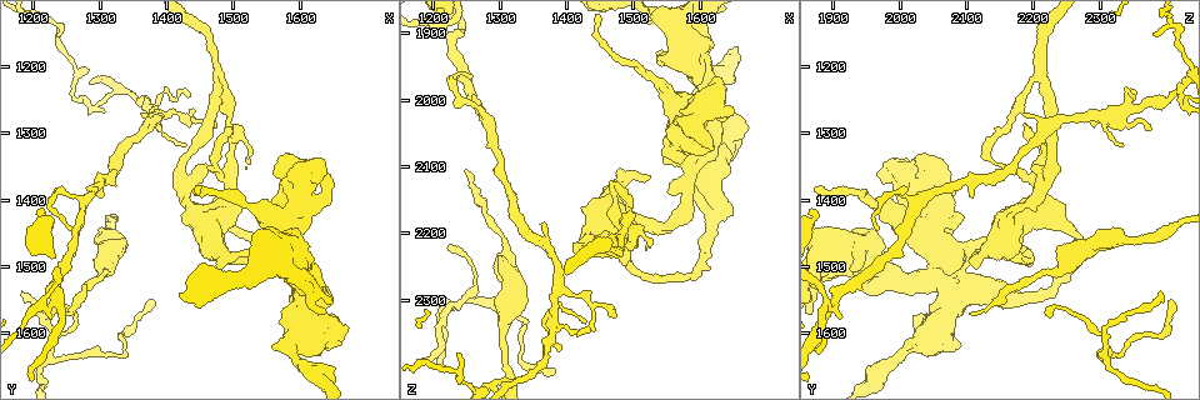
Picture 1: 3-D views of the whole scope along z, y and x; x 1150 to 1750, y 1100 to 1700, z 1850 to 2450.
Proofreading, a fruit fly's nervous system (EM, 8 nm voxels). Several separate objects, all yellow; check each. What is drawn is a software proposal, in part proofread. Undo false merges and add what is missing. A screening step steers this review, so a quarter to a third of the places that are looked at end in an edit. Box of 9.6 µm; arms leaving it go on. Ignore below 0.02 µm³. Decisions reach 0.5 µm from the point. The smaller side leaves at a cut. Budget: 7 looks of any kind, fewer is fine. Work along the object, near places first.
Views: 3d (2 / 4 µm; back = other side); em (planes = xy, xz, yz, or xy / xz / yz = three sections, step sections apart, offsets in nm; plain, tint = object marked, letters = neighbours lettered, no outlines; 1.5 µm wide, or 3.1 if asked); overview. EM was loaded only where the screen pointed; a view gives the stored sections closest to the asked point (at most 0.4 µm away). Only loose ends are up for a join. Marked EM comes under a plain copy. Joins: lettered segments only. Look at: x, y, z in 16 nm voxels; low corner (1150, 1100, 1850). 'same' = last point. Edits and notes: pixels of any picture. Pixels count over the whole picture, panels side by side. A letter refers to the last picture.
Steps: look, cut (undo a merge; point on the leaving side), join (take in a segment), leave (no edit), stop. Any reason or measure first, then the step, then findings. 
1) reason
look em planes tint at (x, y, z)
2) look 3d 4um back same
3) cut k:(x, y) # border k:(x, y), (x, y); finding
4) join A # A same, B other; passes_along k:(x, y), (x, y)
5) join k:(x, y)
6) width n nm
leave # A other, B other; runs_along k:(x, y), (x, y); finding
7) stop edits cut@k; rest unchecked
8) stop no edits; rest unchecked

thin end
look em yz step 4 letters at (1240, 1155, 2375)

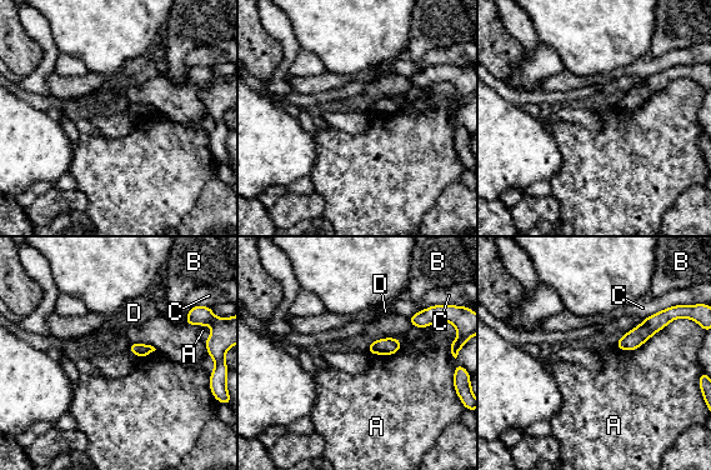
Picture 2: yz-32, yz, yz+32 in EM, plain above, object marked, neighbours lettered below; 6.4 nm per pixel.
leave # A other, B other, C other, D other; no lettered segment goes on from it

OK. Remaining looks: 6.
tapers out
look 3d 2um at (1385, 1555, 2405)

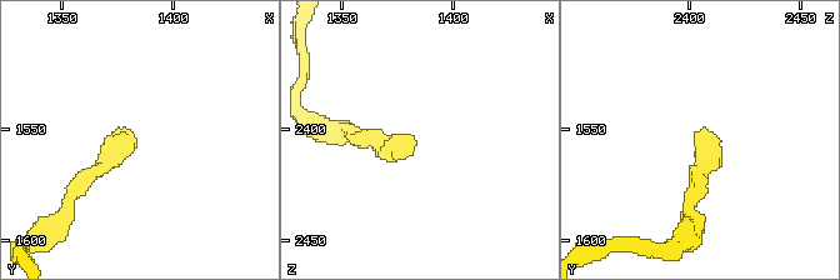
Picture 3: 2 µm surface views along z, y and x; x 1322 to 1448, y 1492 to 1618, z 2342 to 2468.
look em planes letters at (1381, 1555, 2405)

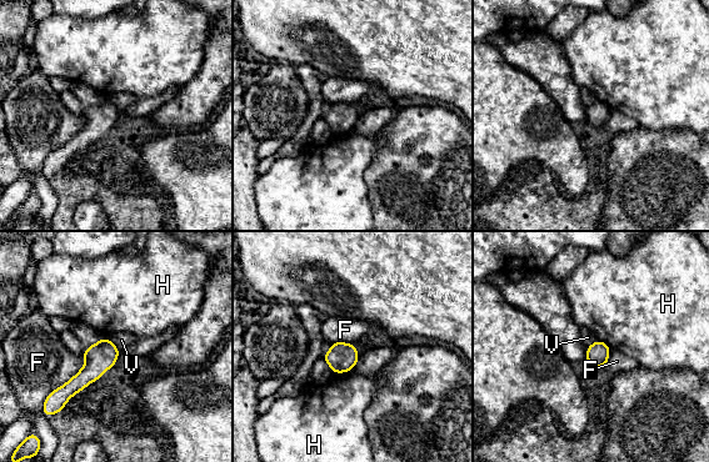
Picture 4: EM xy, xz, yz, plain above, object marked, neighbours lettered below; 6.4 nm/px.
leave # F other, H other, V other; runs_along 4:(114, 350), (75, 385), (55, 398); no lettered segment goes on from it

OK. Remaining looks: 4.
long arm stops here
look em xz step 4 tint at (1250, 1575, 2110)

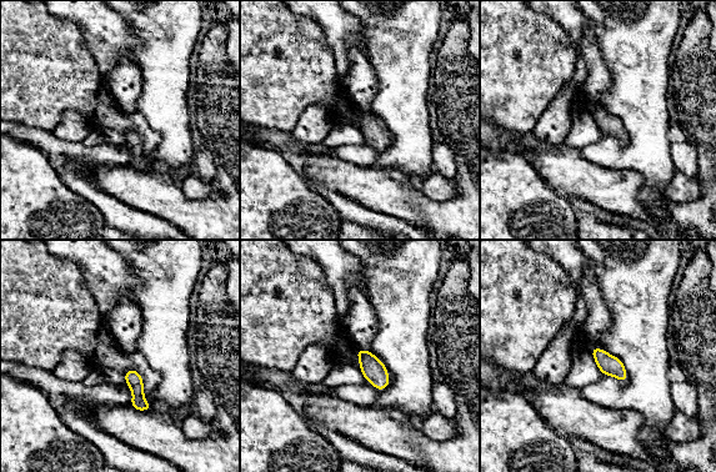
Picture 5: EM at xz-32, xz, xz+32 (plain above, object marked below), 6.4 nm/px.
look em xy step 4 letters same

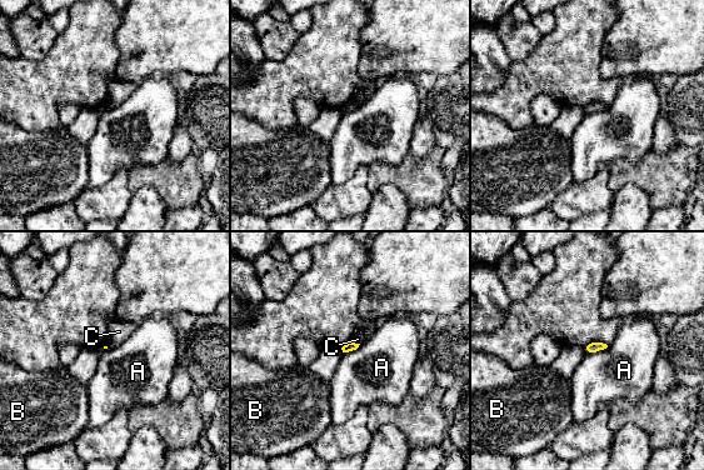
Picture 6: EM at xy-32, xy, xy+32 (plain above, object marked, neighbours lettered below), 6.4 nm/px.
leave # A other, B other, C other; border 6:(608, 345), (600, 350), (585, 354); no lettered segment goes on from it

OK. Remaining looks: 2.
stop no edits; rest unchecked

